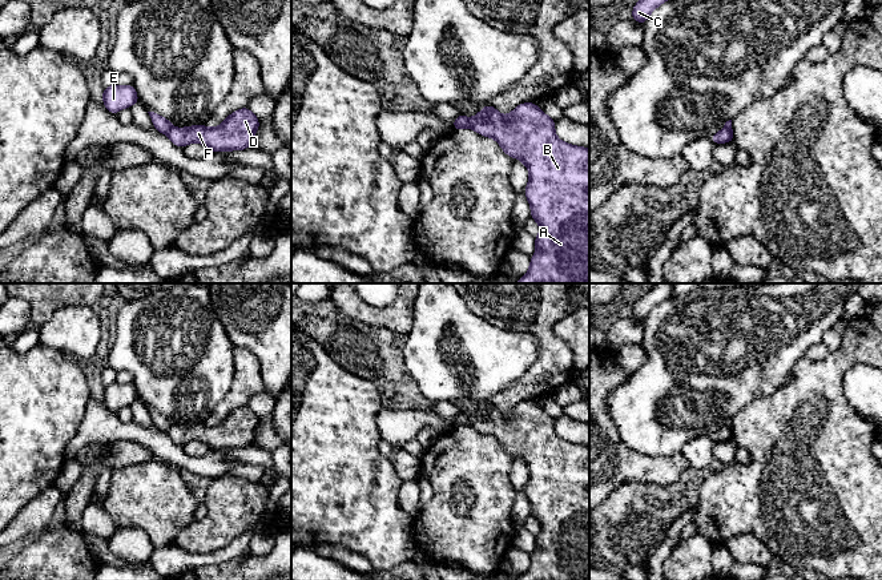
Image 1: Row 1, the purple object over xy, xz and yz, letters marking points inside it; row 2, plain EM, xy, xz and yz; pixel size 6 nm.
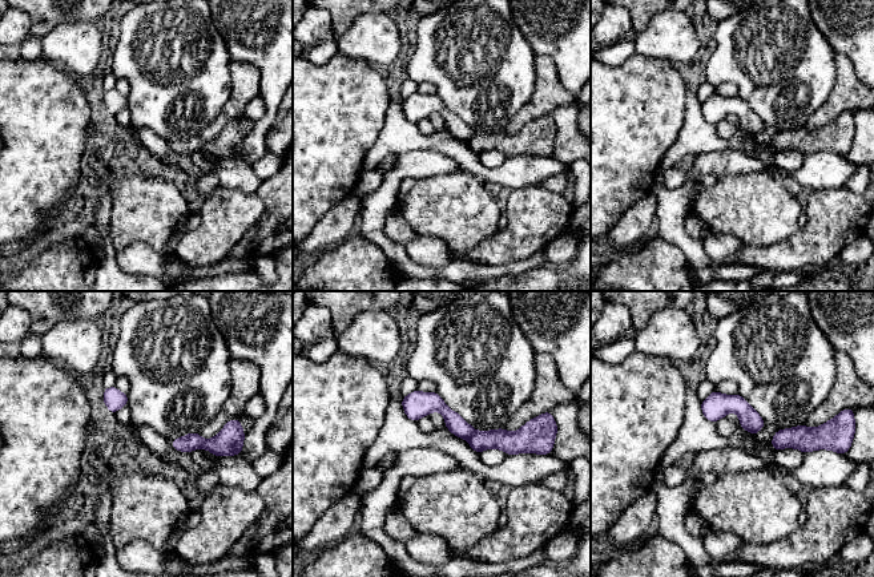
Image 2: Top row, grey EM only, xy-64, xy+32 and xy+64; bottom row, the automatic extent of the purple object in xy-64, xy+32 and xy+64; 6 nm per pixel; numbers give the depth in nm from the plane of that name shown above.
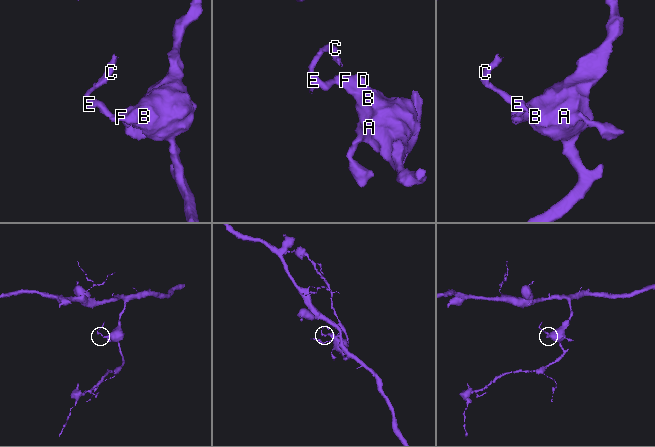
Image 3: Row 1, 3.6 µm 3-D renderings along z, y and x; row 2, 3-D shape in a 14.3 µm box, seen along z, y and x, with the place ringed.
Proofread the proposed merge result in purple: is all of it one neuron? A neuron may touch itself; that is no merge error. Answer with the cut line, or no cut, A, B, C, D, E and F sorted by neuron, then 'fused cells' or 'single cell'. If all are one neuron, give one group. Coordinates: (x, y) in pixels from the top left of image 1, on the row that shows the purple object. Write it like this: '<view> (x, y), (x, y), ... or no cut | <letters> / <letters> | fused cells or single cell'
xz (467, 119), (470, 127) | A B D F / C E | fused cells

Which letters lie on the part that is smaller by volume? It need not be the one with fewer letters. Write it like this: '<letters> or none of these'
C, E

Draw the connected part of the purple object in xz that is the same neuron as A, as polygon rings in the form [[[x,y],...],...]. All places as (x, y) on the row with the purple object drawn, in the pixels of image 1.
[[[533,102],[520,104],[507,116],[487,105],[468,120],[472,130],[494,138],[529,172],[524,194],[540,233],[535,237],[536,251],[529,269],[516,283],[589,283],[589,148],[559,140],[556,120]]]

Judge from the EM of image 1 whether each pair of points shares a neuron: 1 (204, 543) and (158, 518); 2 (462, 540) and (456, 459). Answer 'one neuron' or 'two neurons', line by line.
1: two neurons
2: one neuron

